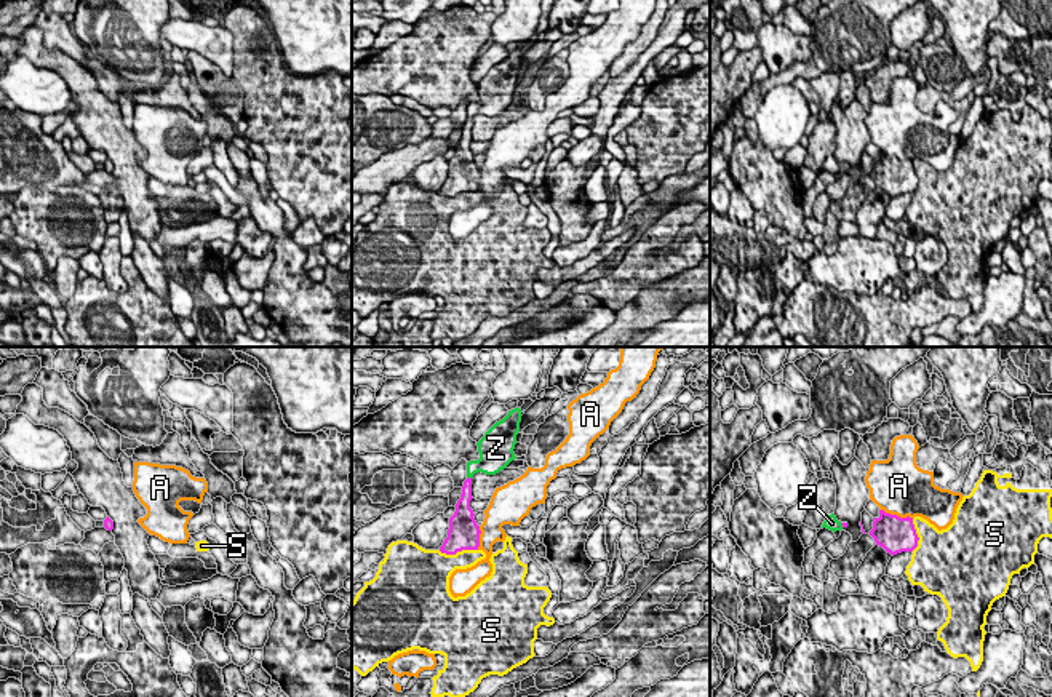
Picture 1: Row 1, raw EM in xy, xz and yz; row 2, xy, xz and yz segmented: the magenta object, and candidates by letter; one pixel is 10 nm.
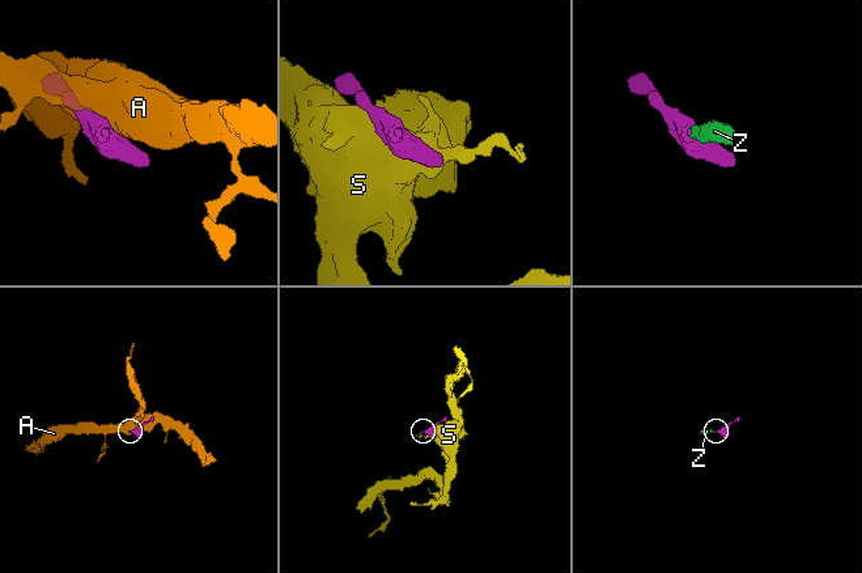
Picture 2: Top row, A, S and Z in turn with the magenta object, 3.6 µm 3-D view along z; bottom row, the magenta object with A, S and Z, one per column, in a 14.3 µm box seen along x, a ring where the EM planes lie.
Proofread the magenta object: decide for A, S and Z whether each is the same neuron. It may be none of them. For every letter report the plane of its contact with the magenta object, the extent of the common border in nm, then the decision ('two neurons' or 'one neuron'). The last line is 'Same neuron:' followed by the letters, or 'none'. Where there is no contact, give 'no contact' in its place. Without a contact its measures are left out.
A: meets magenta in yz; contact 360 nm long; two neurons
S: meets magenta in xz; contact 400 nm long; two neurons
Z: meets magenta in xz; contact 50 nm long; one neuron
Same neuron: Z

